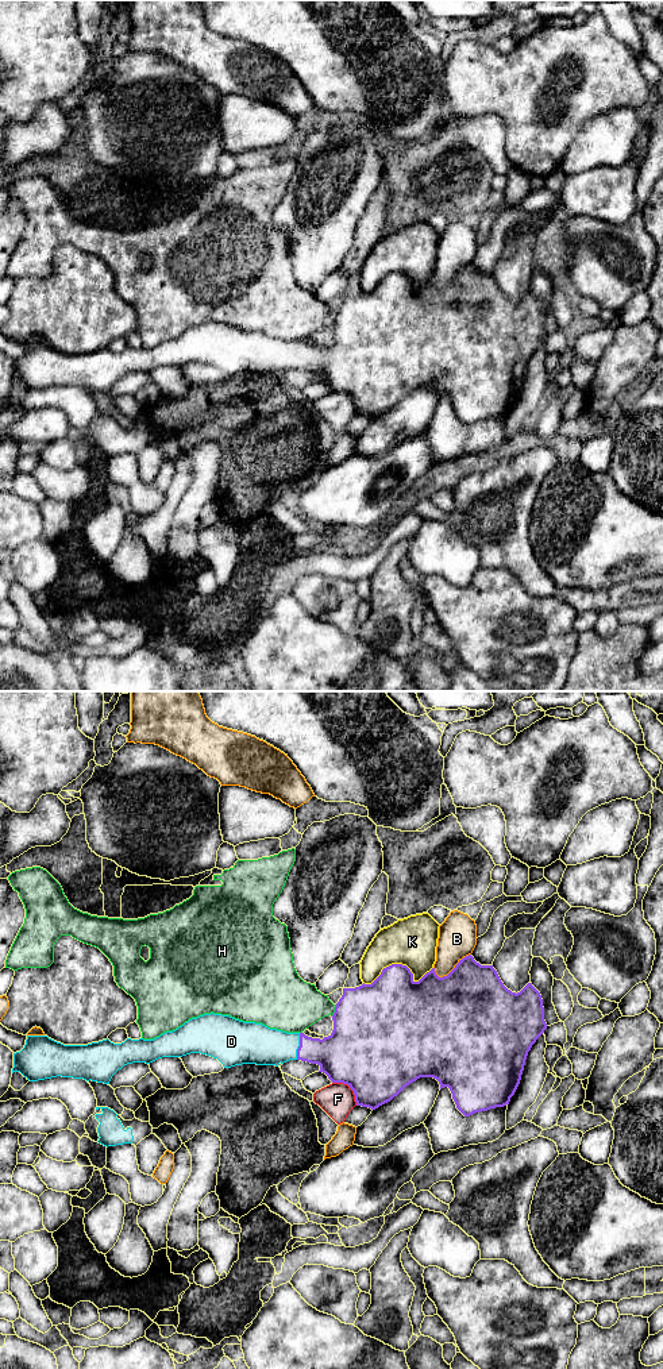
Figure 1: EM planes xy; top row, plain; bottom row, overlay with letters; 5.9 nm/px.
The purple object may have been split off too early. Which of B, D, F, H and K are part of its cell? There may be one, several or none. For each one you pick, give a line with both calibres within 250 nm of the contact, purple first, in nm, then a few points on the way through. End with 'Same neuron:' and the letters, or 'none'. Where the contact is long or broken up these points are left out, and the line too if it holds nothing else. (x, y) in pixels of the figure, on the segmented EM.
D: 260/240 nm | across xy (339, 1055), (299, 1047), (263, 1047), (257, 1044)
Same neuron: D

